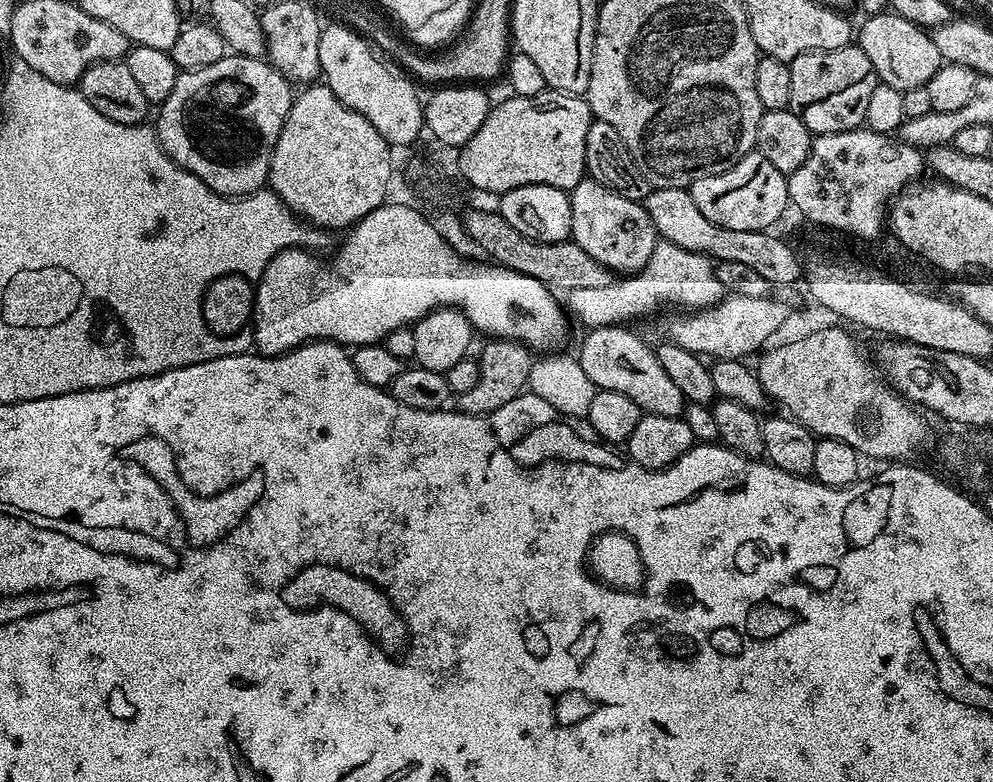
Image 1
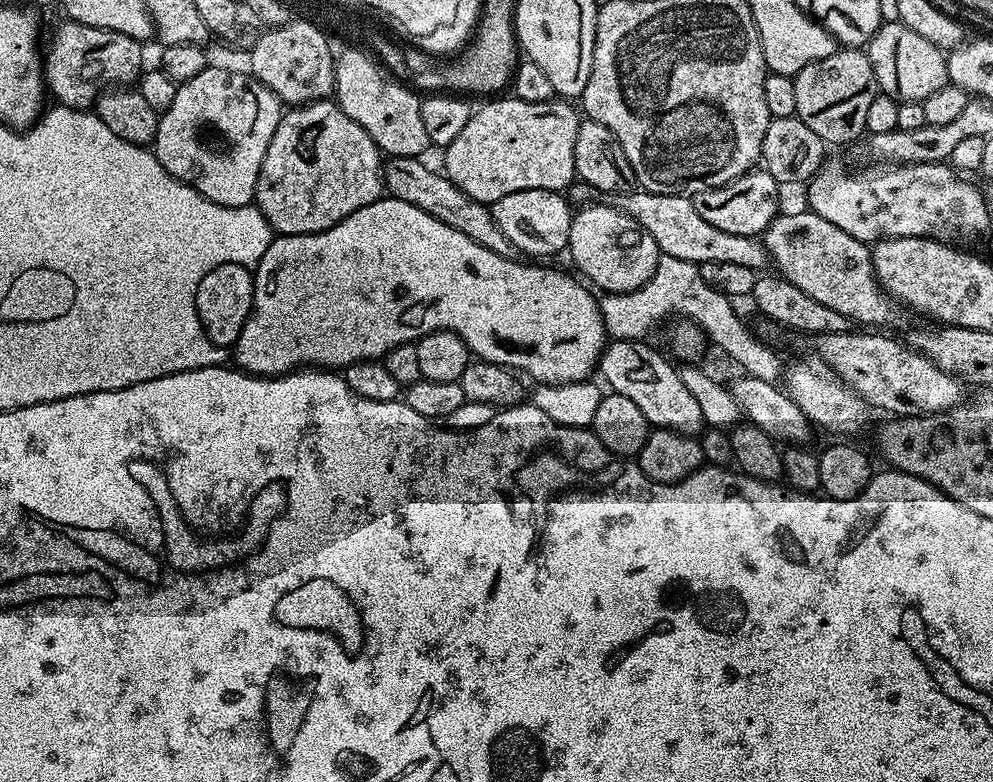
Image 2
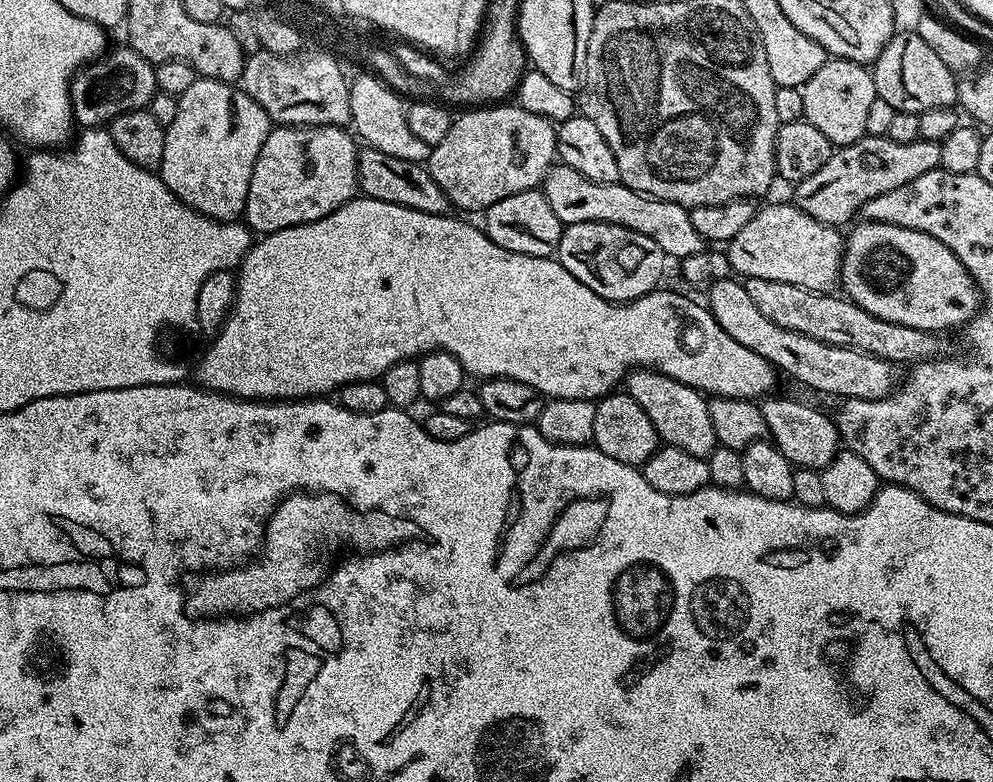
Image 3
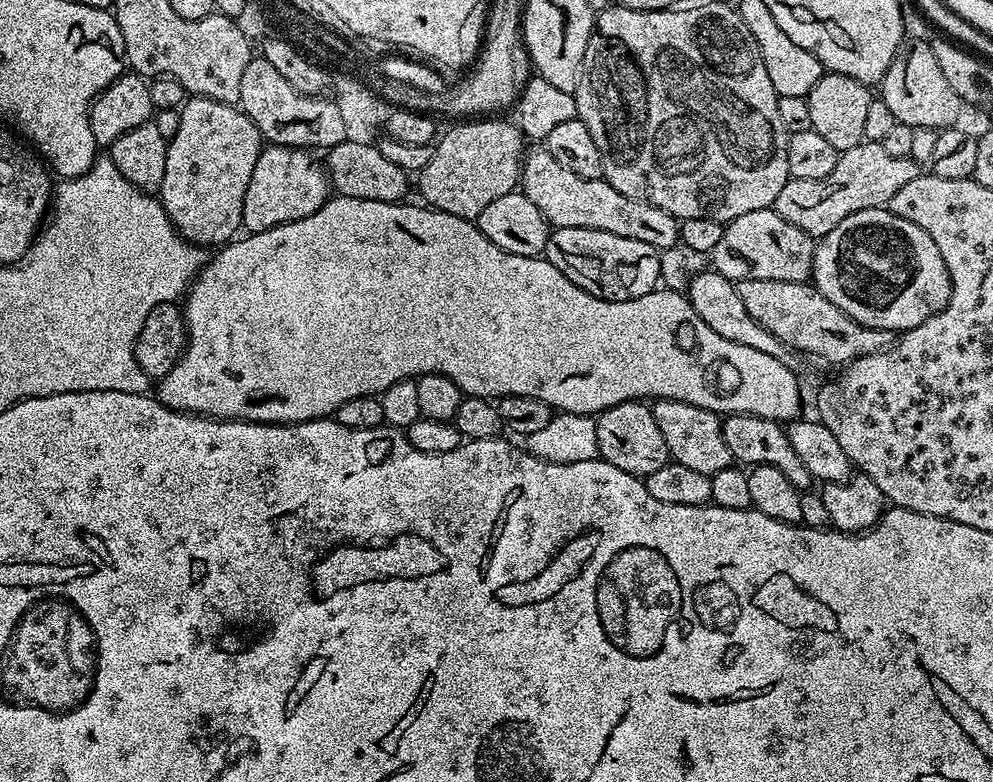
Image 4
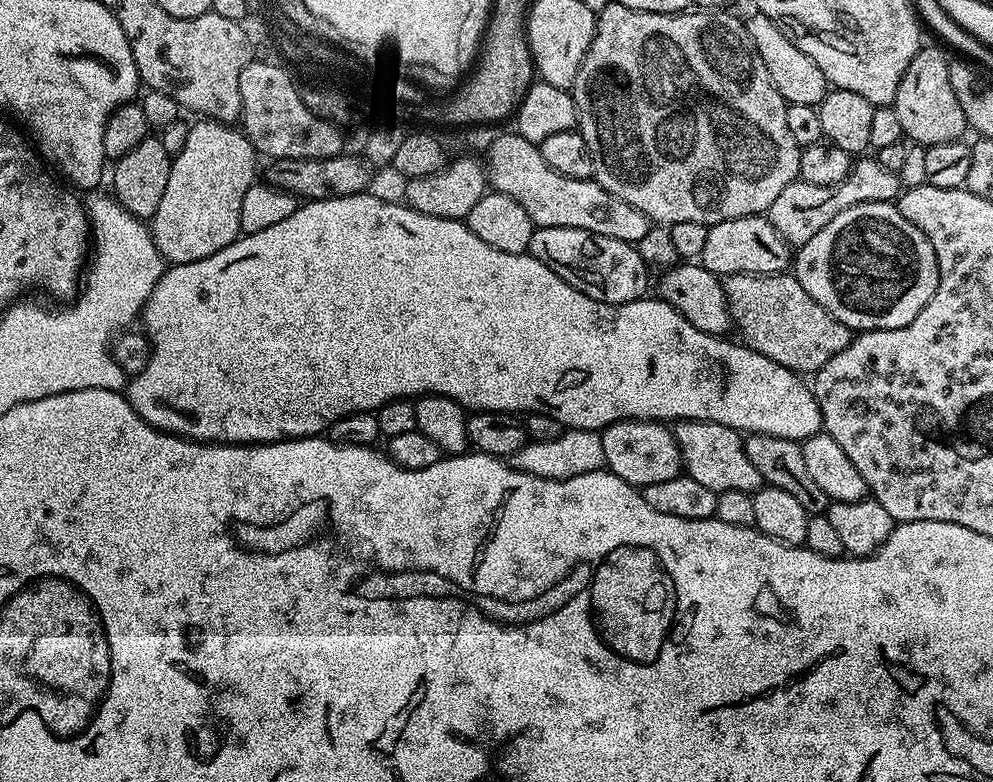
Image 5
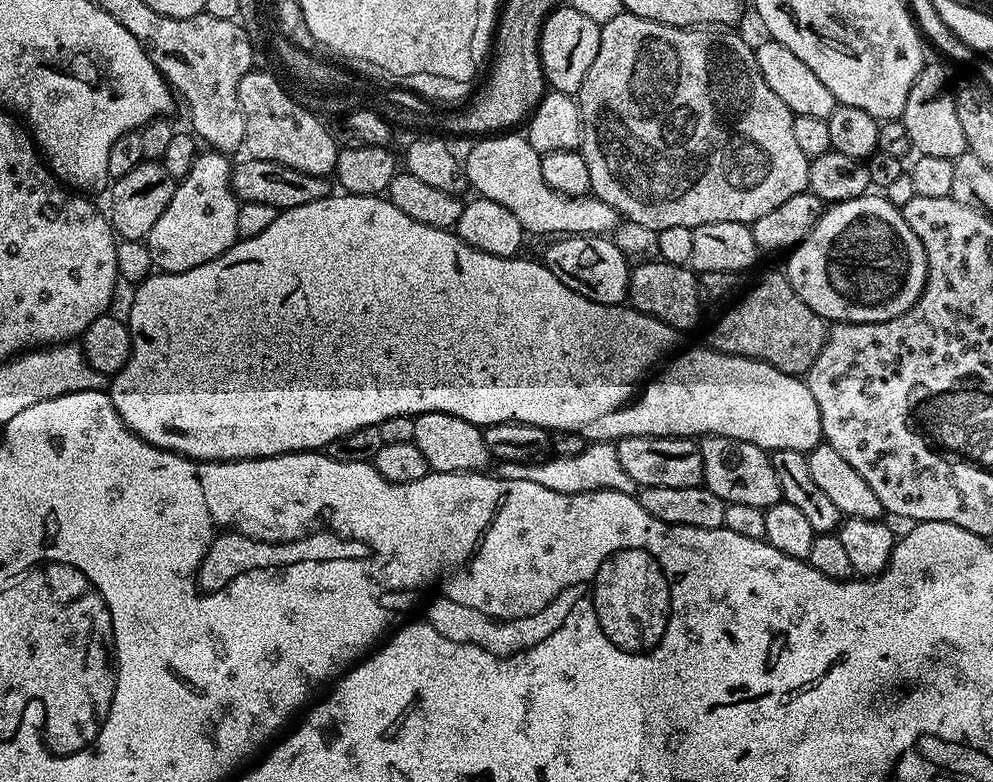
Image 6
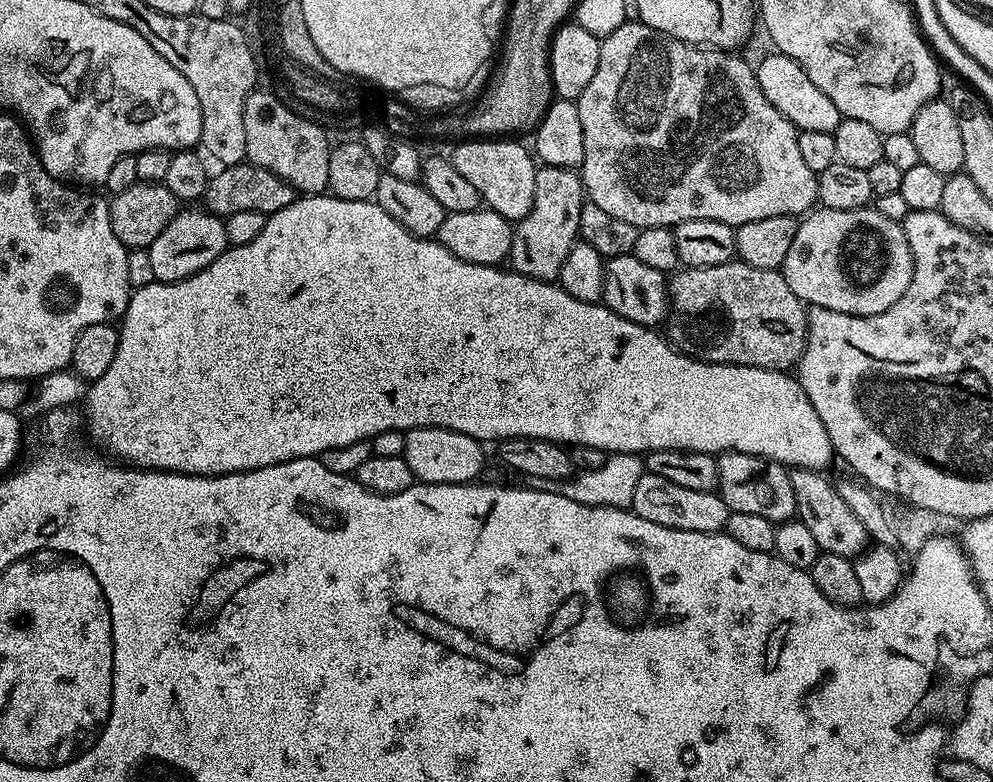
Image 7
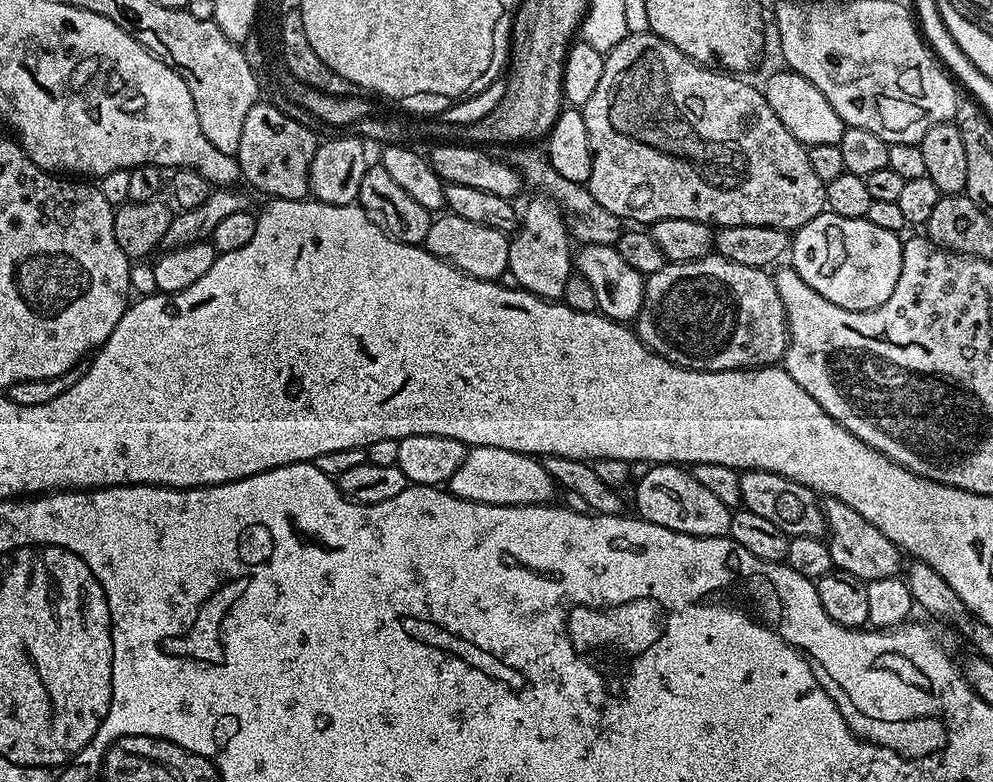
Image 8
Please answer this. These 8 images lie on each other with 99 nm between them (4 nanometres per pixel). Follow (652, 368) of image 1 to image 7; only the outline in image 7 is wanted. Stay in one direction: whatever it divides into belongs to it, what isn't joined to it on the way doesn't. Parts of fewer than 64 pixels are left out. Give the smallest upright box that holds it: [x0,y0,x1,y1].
[718,452,796,526]

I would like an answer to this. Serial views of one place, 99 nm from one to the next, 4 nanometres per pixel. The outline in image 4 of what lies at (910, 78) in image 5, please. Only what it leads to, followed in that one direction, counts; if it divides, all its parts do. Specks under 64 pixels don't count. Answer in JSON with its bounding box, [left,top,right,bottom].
[878,39,966,130]

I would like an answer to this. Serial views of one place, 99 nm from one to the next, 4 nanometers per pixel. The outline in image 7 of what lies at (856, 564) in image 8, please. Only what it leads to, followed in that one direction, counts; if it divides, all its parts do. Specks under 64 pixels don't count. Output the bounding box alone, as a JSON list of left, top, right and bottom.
[789,467,869,558]

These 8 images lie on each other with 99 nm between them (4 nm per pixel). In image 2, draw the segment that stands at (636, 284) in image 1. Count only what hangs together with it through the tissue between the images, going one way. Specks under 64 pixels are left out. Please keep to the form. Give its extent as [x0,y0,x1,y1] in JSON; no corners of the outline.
[599,255,782,384]

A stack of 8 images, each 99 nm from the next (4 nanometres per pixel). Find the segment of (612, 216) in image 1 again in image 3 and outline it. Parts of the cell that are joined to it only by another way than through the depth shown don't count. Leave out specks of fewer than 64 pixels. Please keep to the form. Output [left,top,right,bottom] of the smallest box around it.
[555,222,666,302]

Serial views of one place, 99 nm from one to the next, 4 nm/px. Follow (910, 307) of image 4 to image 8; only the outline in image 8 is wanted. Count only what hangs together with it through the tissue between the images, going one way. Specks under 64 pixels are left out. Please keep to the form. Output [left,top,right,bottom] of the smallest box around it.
[790,210,904,312]

